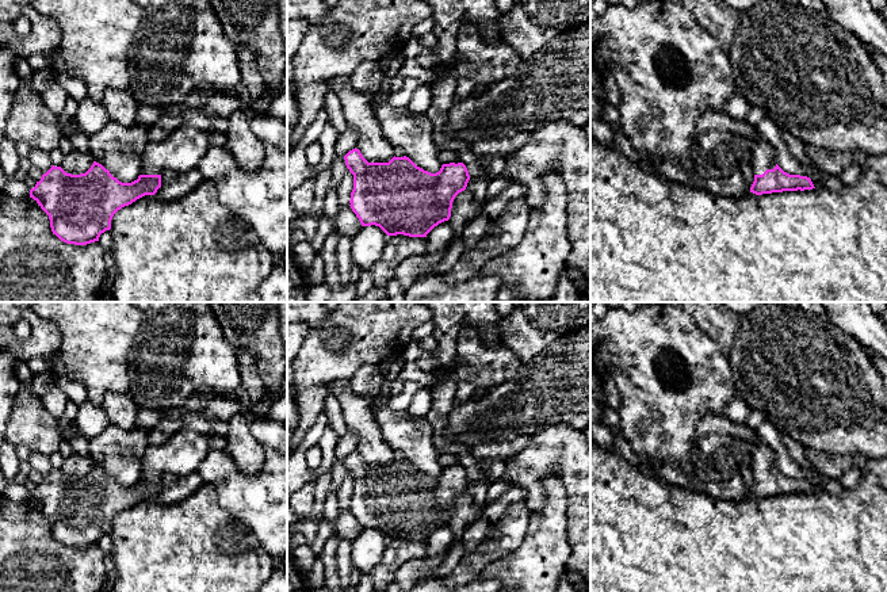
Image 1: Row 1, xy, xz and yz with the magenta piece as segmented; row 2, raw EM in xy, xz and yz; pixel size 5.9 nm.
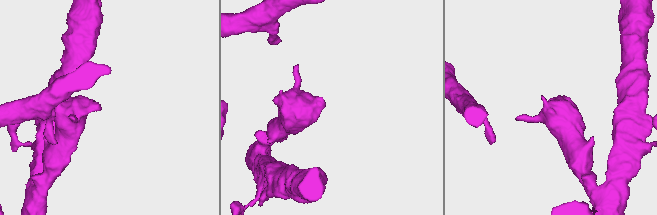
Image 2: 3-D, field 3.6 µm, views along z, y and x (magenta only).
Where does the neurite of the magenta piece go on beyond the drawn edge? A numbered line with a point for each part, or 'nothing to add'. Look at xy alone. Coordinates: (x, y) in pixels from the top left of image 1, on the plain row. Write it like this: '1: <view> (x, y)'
1: xy (180, 454)

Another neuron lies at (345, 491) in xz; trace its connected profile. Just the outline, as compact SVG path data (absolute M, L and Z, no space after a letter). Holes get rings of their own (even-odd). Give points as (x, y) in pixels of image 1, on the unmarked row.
M347 471L347 474L344 475L344 480L340 485L340 489L337 490L340 509L351 508L349 504L351 504L352 493L353 493L353 478Z

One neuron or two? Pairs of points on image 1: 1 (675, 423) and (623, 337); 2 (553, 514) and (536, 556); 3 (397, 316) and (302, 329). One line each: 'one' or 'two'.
1: one
2: one
3: two

